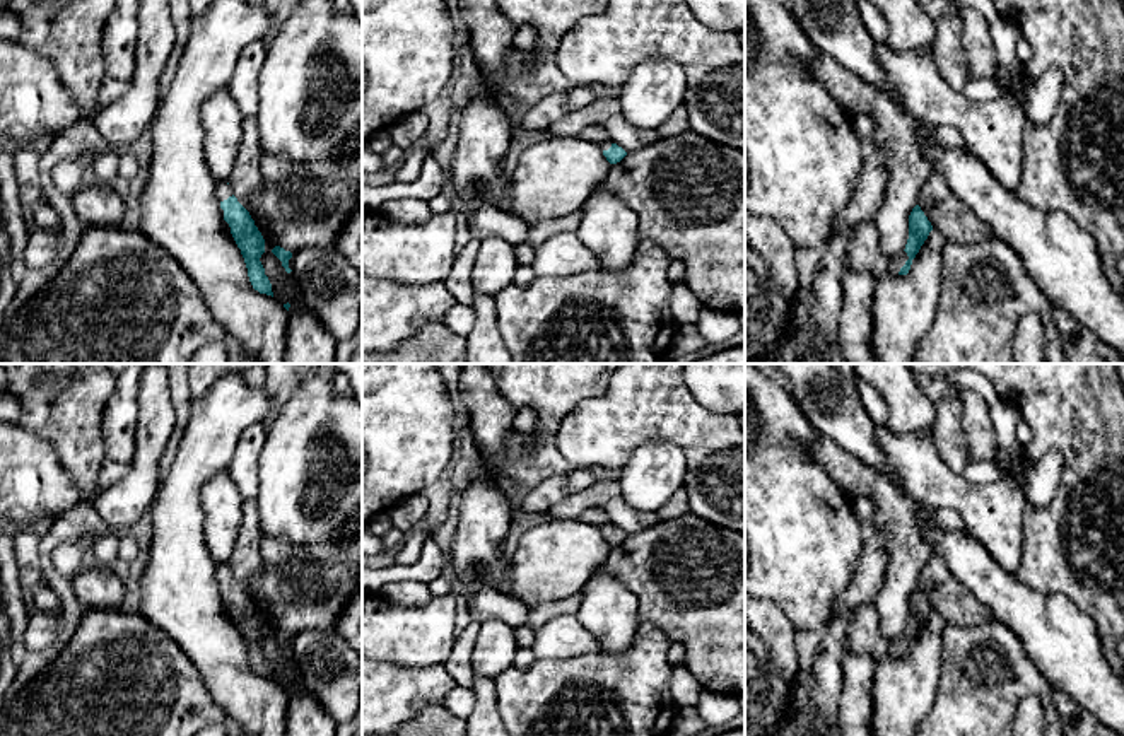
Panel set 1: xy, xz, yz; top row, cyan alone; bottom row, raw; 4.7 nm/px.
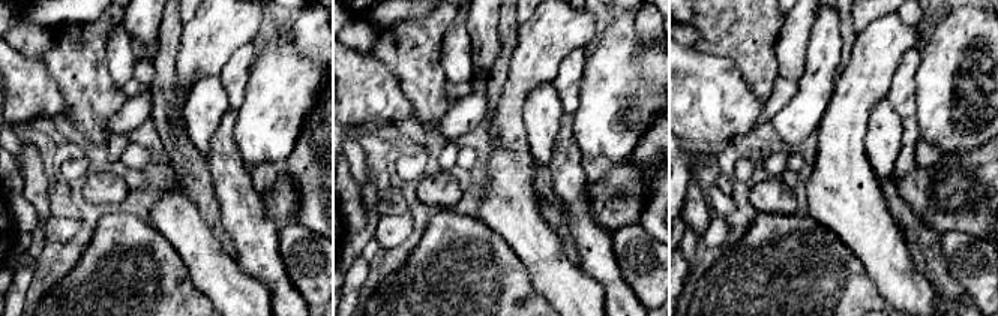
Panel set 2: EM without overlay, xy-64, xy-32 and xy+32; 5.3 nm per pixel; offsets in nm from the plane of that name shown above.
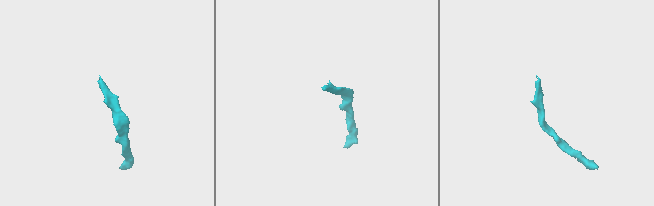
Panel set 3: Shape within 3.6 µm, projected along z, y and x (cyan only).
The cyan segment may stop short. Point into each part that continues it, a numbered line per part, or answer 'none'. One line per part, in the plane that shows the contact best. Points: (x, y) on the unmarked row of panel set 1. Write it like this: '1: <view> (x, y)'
1: yz (899, 644)

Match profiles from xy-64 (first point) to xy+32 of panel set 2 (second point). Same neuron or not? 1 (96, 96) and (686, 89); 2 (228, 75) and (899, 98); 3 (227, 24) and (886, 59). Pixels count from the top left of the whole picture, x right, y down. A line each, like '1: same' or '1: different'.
1: different
2: same
3: same

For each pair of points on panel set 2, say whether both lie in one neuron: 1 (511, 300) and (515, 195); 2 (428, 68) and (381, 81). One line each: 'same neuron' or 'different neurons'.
1: different neurons
2: different neurons

